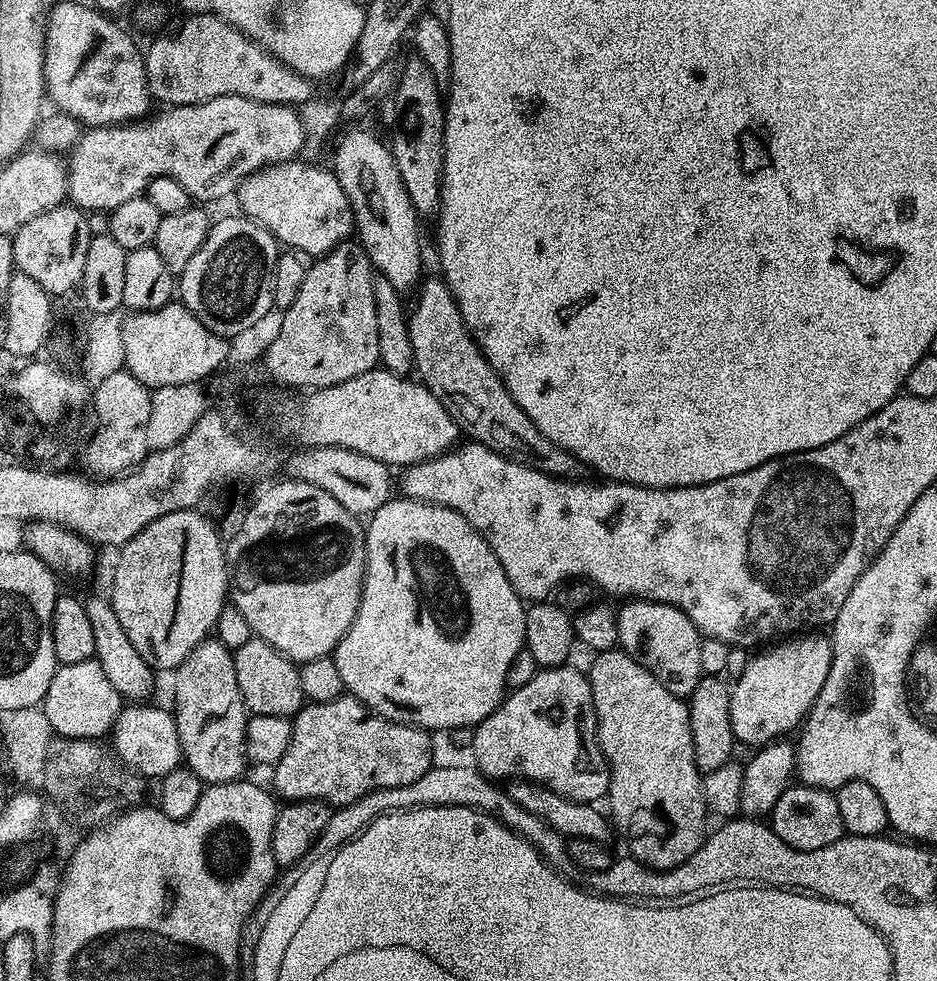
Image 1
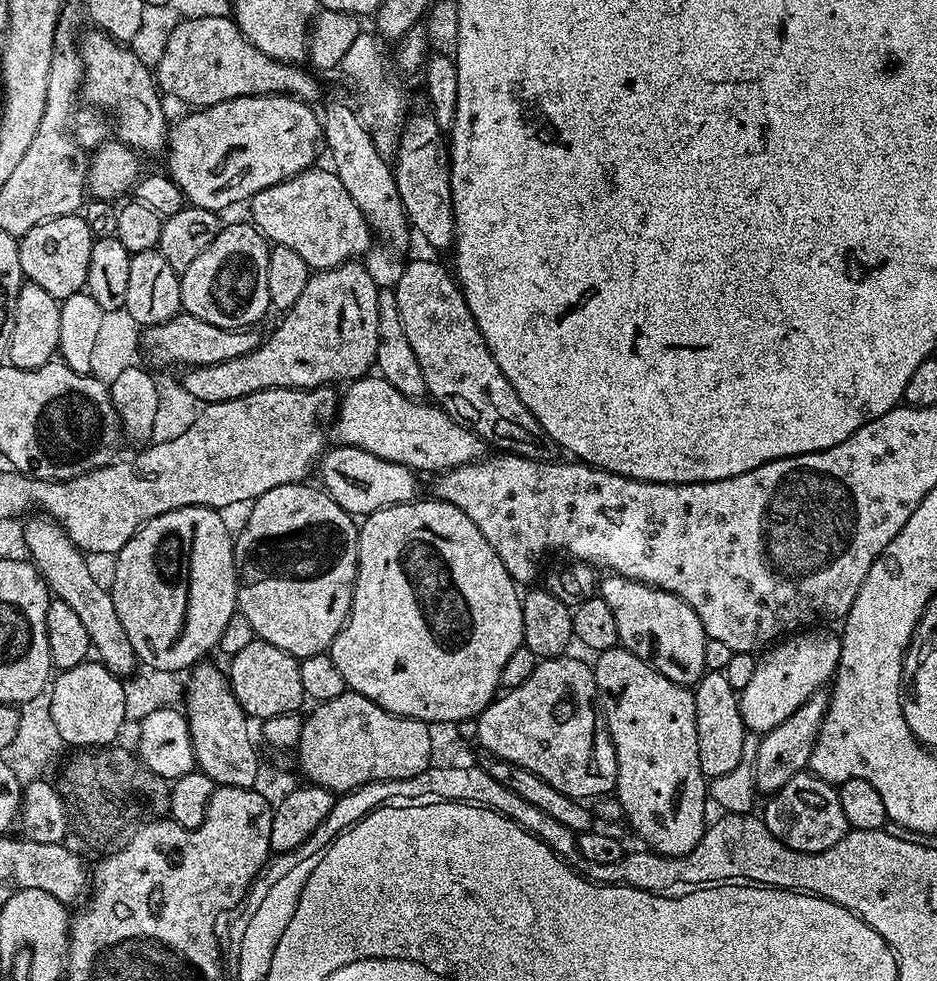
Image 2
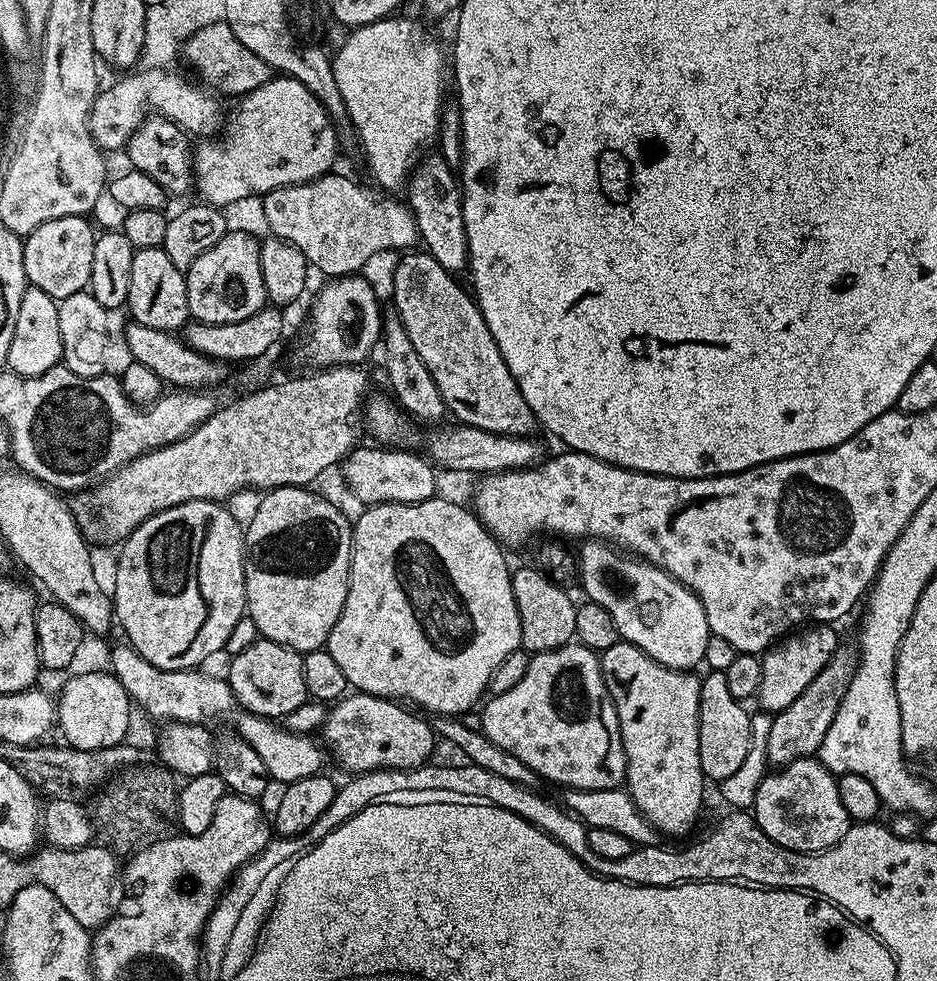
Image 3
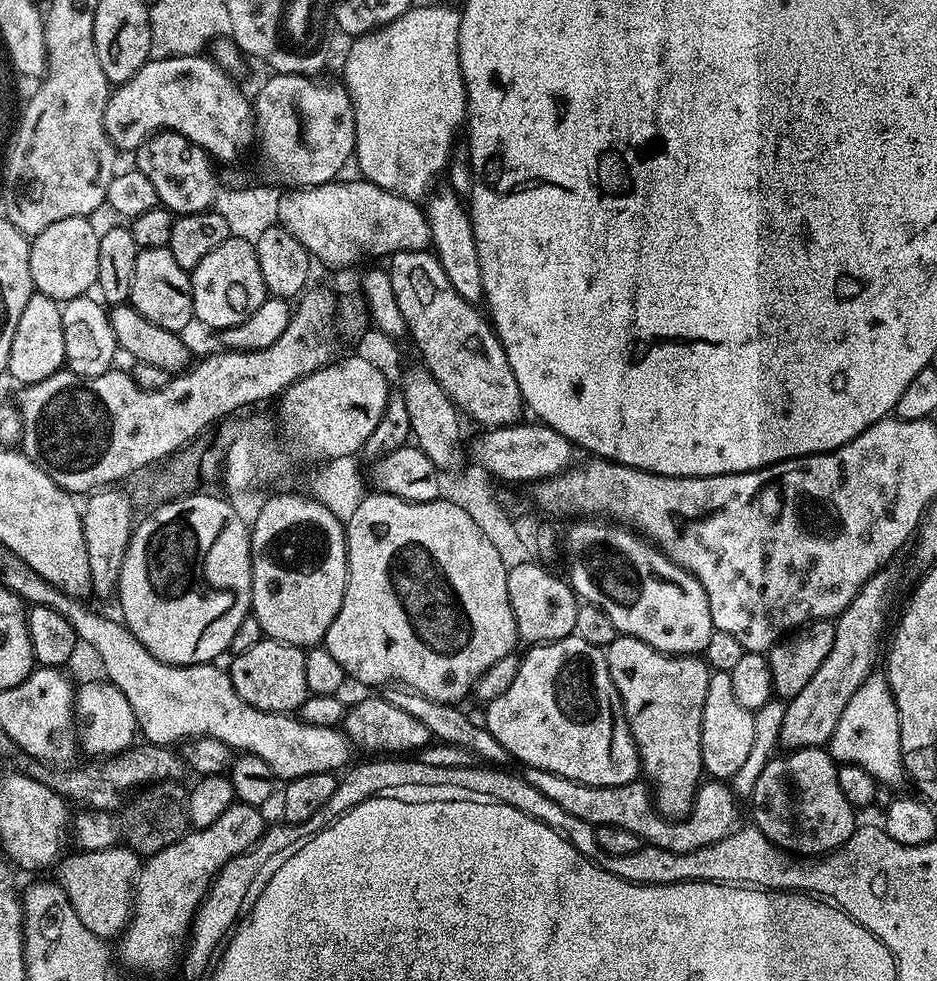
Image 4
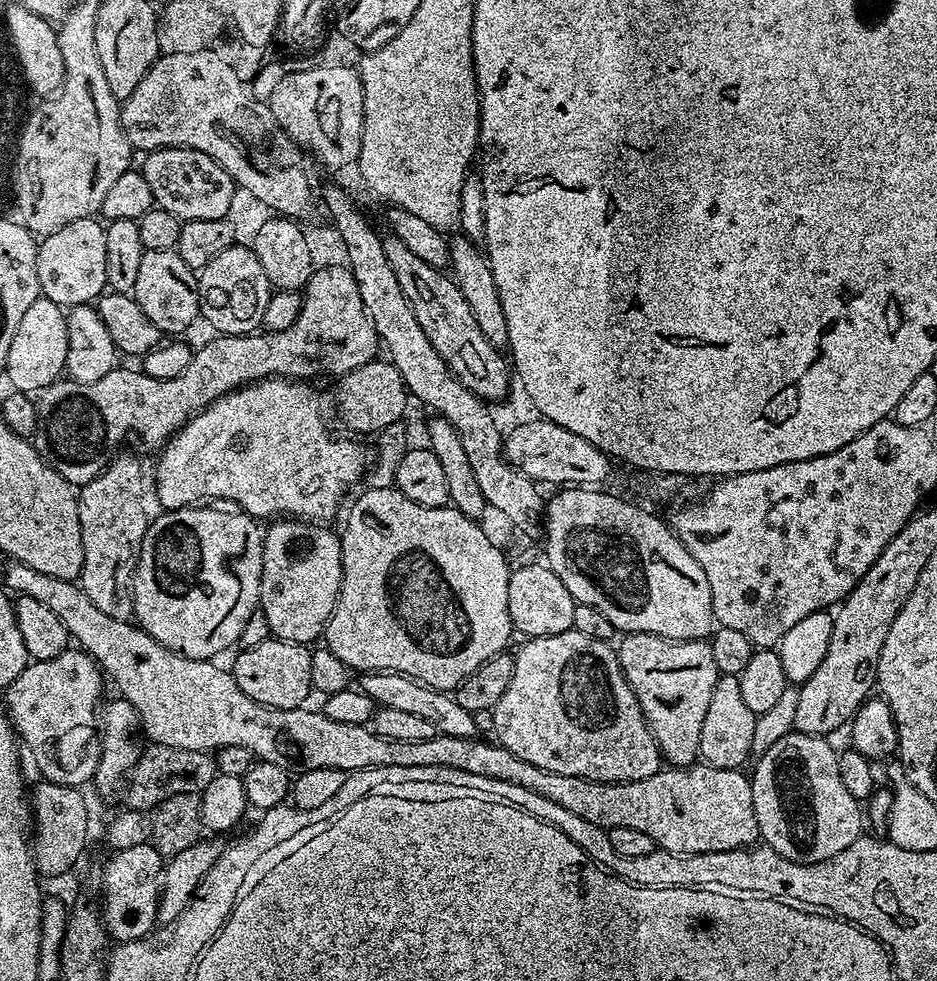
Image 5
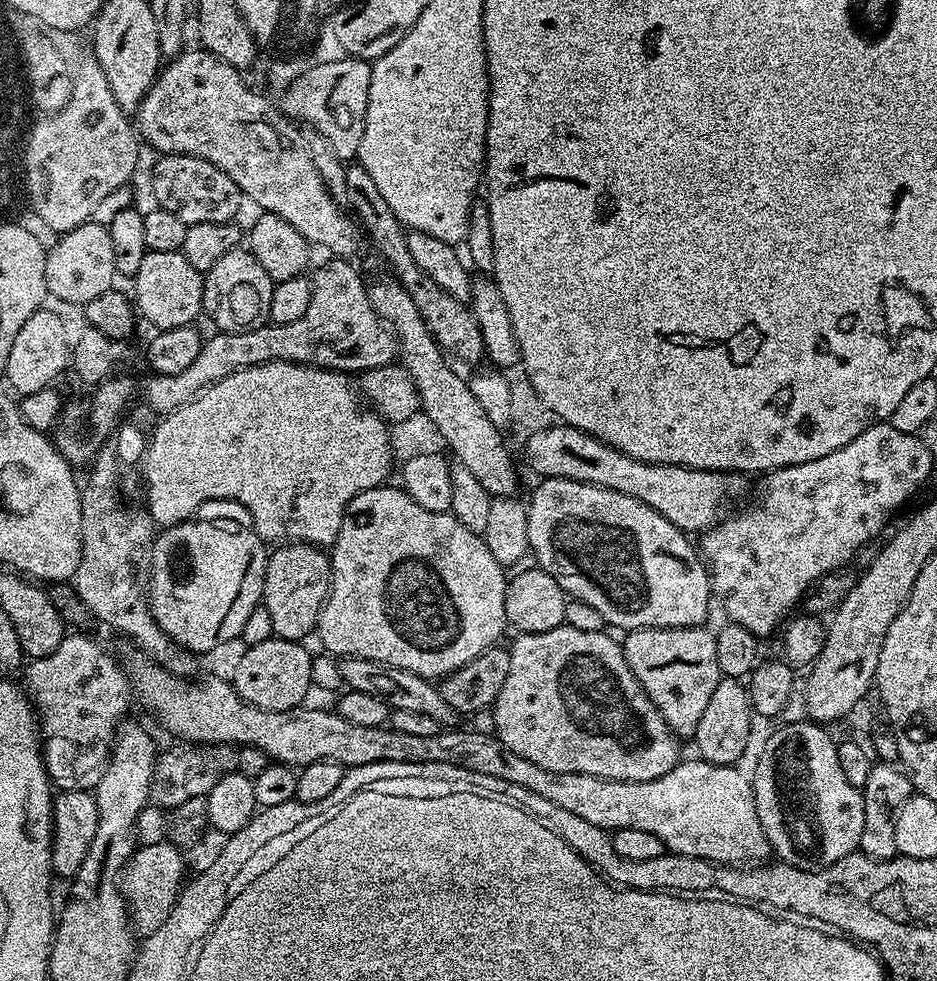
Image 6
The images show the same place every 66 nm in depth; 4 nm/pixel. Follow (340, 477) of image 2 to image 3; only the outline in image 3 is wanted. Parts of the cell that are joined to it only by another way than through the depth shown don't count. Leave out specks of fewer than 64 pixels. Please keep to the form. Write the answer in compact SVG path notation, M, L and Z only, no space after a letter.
M357 446L342 461L344 484L352 491L354 499L361 500L361 505L417 504L437 495L437 469L423 455L420 457L416 452L392 448L396 446L376 447L380 448Z

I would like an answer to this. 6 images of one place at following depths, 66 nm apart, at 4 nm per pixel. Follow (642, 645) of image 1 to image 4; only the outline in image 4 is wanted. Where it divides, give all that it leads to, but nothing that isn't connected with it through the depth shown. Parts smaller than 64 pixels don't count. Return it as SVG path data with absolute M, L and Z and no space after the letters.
M580 518L569 524L572 525L568 533L564 532L562 536L562 556L568 567L566 580L583 603L598 606L610 614L610 622L614 622L617 633L638 638L654 646L654 650L671 656L704 653L714 629L710 602L706 602L706 590L702 590L698 578L690 575L680 564L675 564L672 557L660 551L651 540L619 522L608 518Z

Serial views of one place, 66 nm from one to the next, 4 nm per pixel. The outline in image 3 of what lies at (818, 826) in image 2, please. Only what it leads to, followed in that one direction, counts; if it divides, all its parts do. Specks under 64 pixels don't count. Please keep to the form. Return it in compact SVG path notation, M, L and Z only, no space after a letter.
M819 759L795 760L783 765L779 770L772 770L765 775L758 786L754 805L754 815L758 826L778 846L786 846L791 852L824 852L833 848L848 833L850 821L842 798L838 798L837 777Z

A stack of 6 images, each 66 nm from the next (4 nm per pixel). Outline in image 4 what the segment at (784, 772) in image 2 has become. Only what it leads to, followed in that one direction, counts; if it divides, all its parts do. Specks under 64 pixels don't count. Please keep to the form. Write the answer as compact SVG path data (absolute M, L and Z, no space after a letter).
M888 571L875 572L864 583L862 590L858 590L850 606L846 606L846 610L835 617L834 646L830 646L830 654L826 654L822 666L818 666L814 678L810 678L810 682L806 682L806 686L802 686L802 690L798 690L798 694L786 703L786 718L782 718L780 731L780 744L785 749L818 748L827 745L834 734L834 726L838 726L838 718L842 718L842 710L846 710L846 702L850 702L850 698L854 698L854 690L858 690L858 686L862 686L862 682L866 682L866 678L873 675L876 639L884 632L884 623L888 620L888 607L891 606L892 595L896 592L896 576Z

